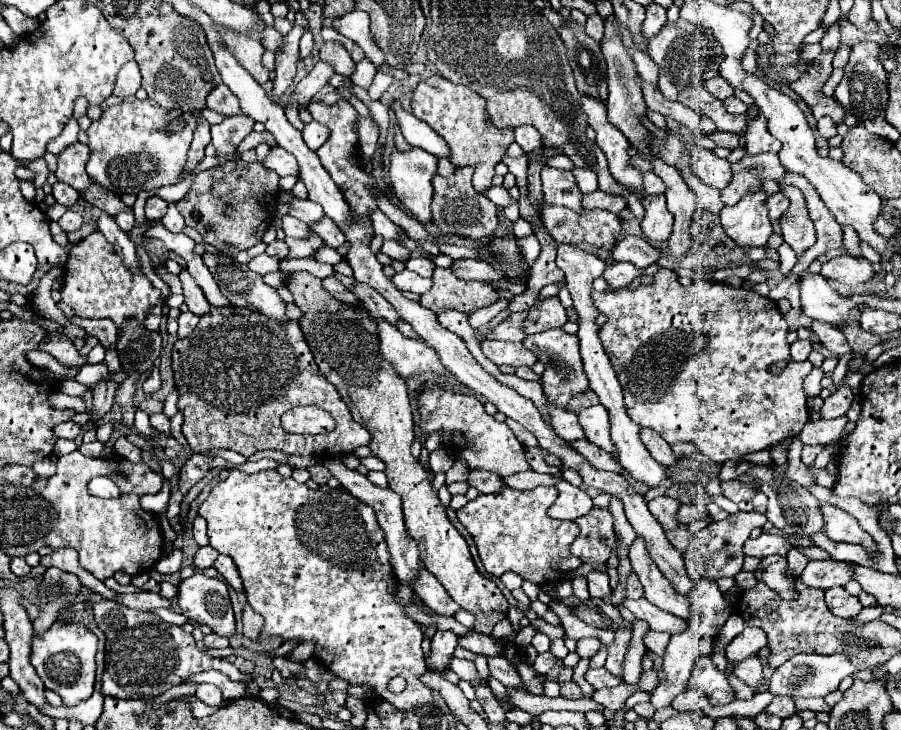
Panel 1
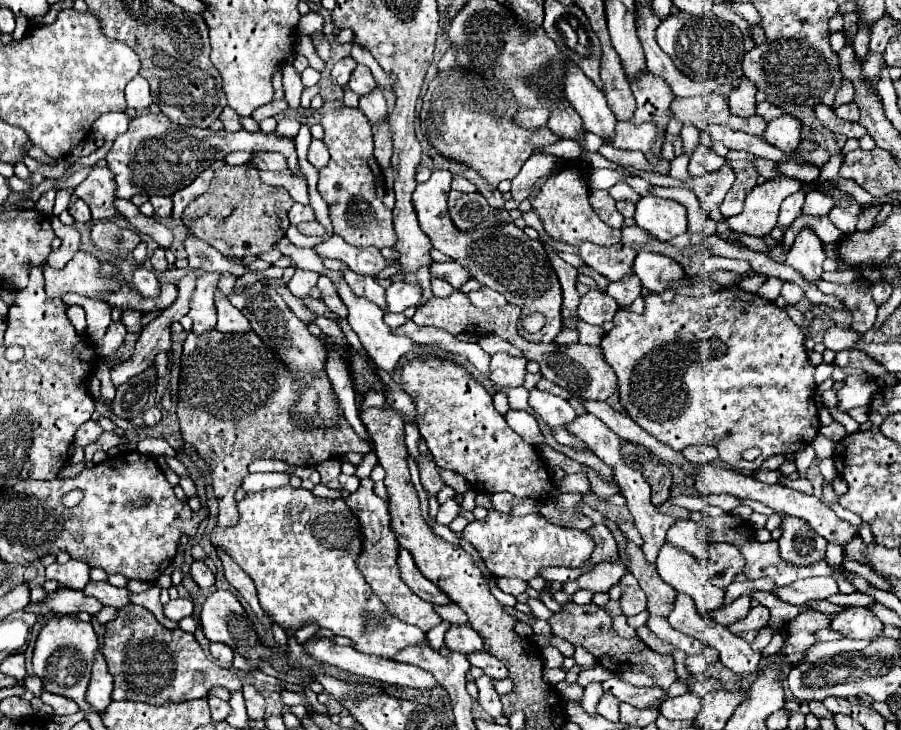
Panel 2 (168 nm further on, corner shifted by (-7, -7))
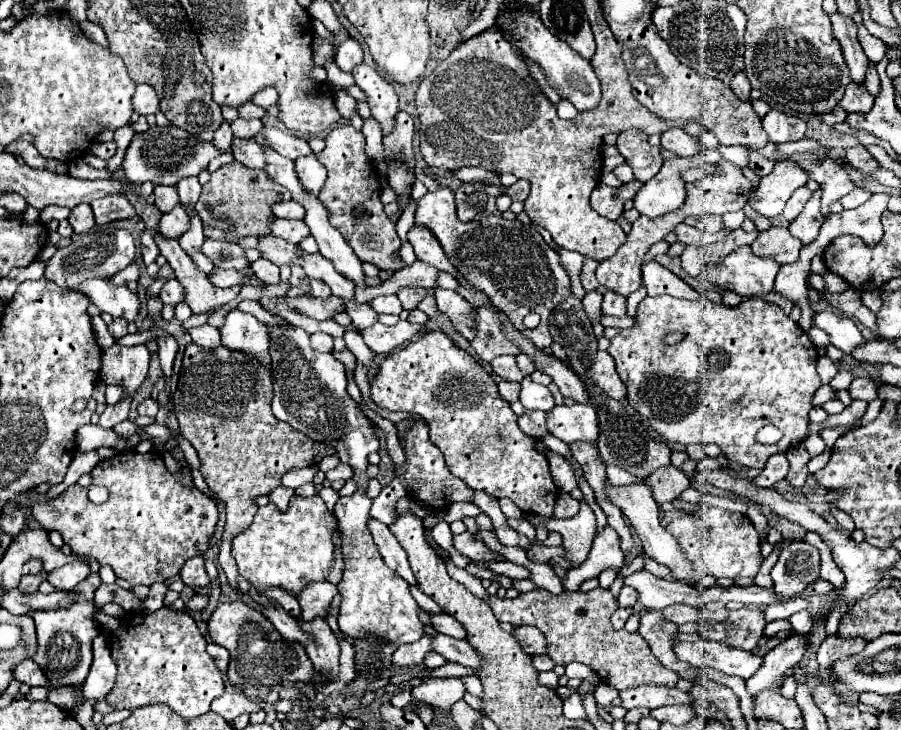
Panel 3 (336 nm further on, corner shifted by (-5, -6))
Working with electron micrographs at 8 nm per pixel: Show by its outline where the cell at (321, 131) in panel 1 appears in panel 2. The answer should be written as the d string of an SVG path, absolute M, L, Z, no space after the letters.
M312 140L310 150L308 150L308 162L316 168L322 168L328 164L328 148L324 140Z

